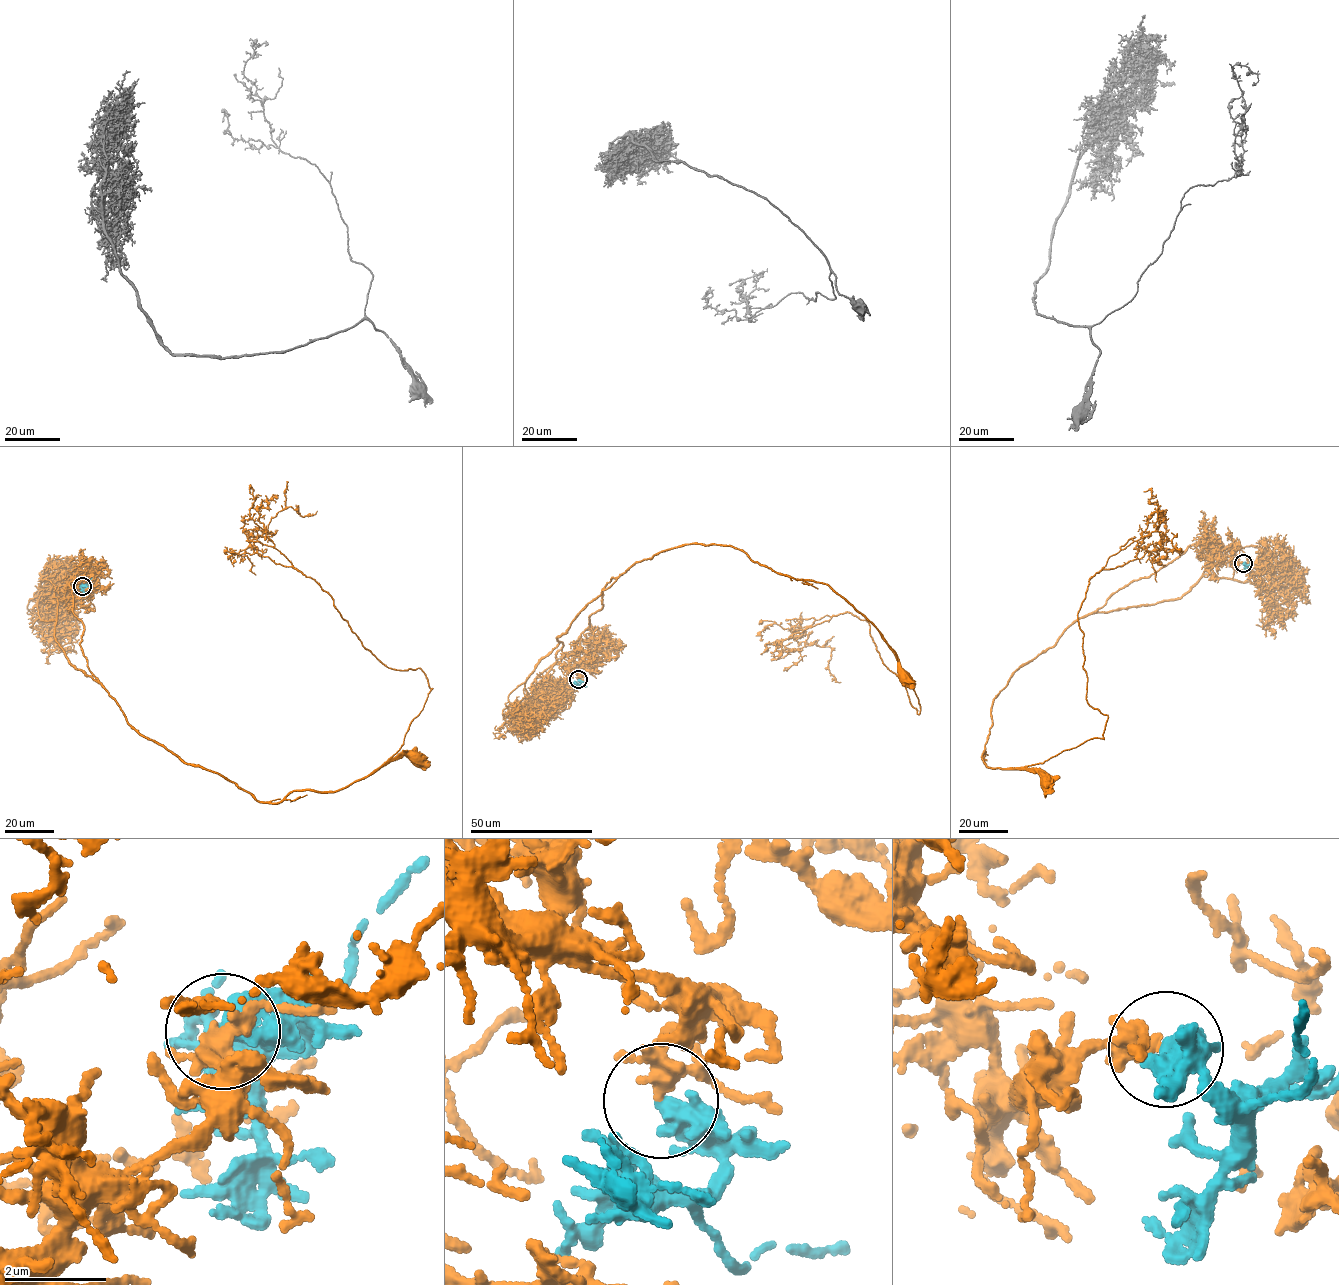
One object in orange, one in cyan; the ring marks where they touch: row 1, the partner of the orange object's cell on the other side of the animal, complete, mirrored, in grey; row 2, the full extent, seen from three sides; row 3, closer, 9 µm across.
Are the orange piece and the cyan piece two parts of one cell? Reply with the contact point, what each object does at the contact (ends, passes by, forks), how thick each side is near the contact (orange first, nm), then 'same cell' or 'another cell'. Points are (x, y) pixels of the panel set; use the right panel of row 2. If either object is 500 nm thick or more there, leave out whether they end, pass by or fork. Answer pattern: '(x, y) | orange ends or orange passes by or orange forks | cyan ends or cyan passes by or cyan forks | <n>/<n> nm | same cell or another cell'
(1243, 563) | 240/500 nm | same cell

